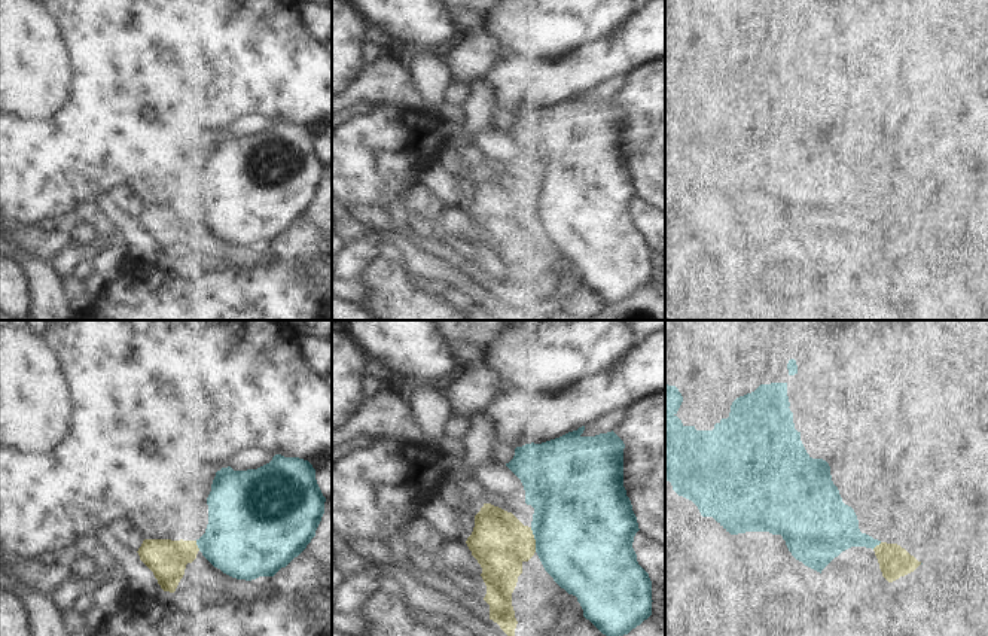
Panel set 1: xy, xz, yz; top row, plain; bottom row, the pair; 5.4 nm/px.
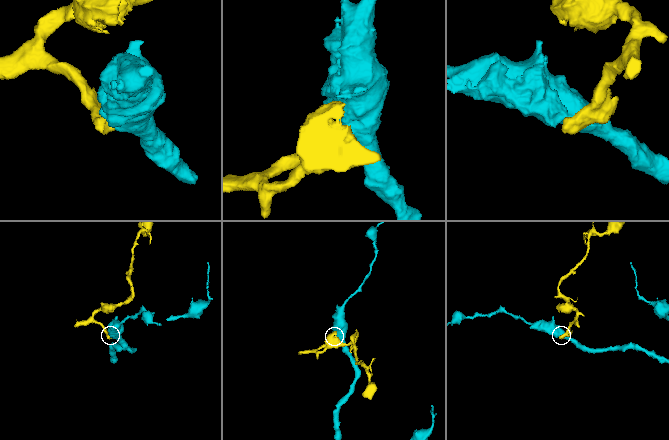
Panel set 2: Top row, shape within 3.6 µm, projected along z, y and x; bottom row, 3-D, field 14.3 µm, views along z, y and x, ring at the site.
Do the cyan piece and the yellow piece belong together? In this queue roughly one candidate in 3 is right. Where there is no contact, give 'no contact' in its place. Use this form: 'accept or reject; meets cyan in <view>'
reject; meets cyan in xz

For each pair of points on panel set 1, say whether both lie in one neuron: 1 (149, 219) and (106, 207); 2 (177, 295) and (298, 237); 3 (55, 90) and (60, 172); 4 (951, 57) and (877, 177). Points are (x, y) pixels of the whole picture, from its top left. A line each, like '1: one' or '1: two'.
1: two
2: one
3: two
4: one

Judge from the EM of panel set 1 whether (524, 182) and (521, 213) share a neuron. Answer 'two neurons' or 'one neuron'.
one neuron

